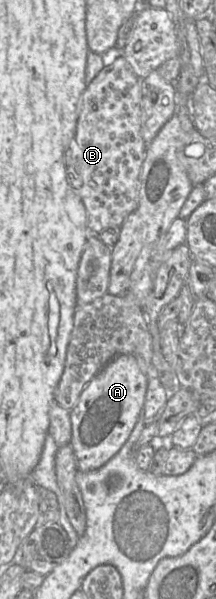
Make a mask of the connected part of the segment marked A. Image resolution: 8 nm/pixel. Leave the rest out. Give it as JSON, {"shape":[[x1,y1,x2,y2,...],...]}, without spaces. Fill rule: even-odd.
{"shape":[[121,354,111,360,84,388,82,391,78,404,70,410,70,419,72,427,71,443,75,458,77,460,77,467,79,471,88,472,102,467,111,458,113,458,119,450,123,447,128,440,142,410,145,402,147,391,148,376,146,376,141,370,136,359,131,355]]}

